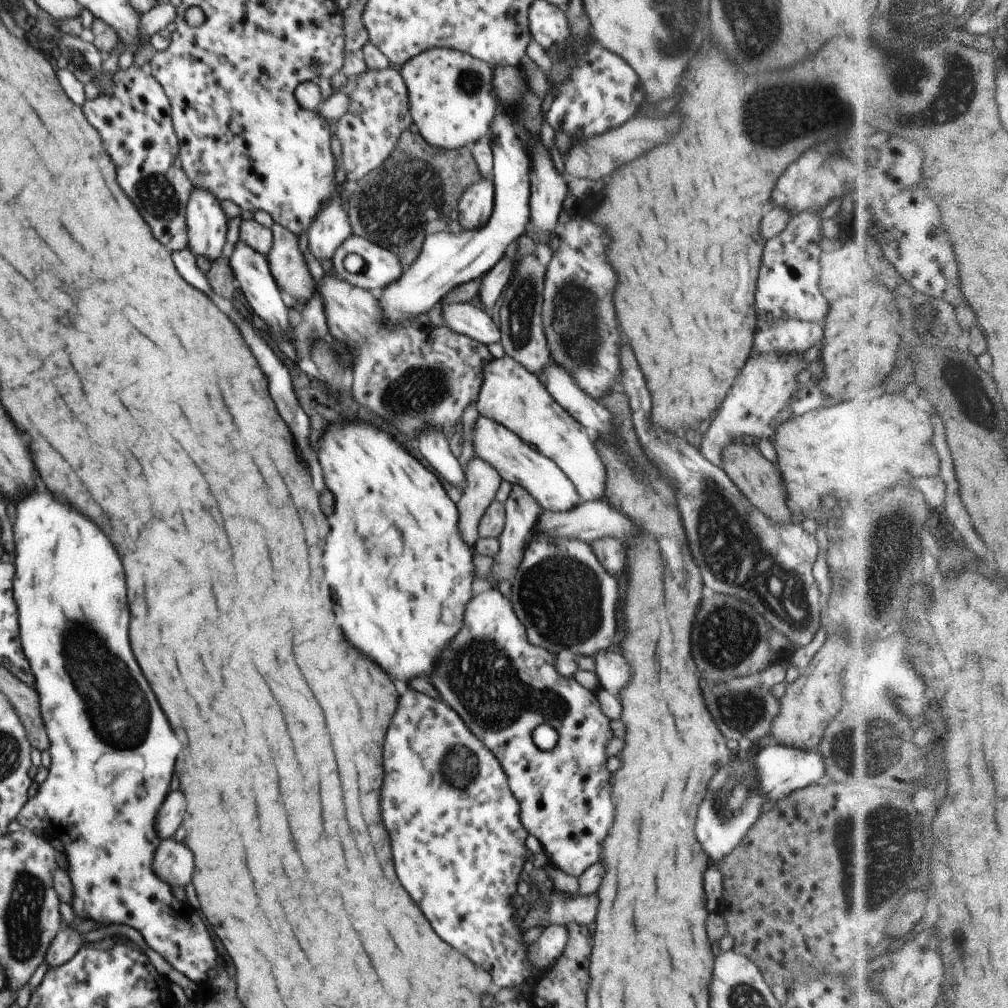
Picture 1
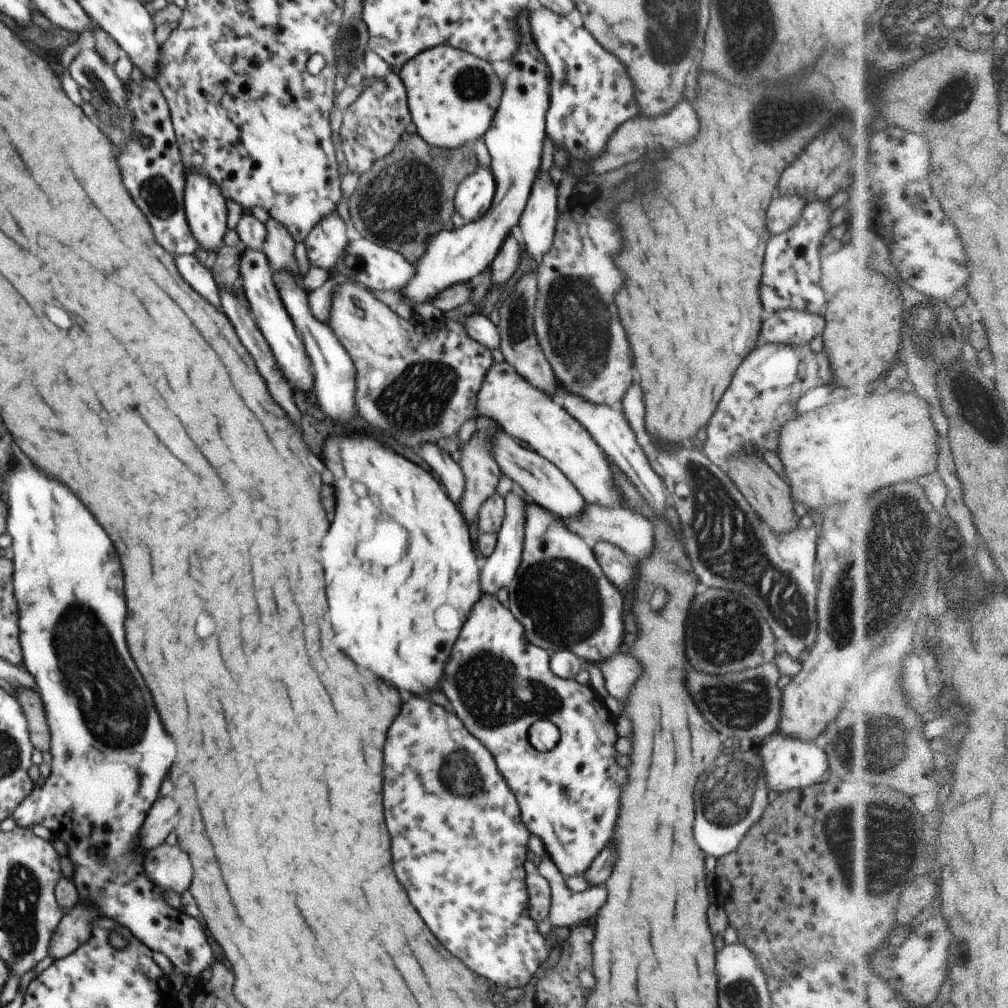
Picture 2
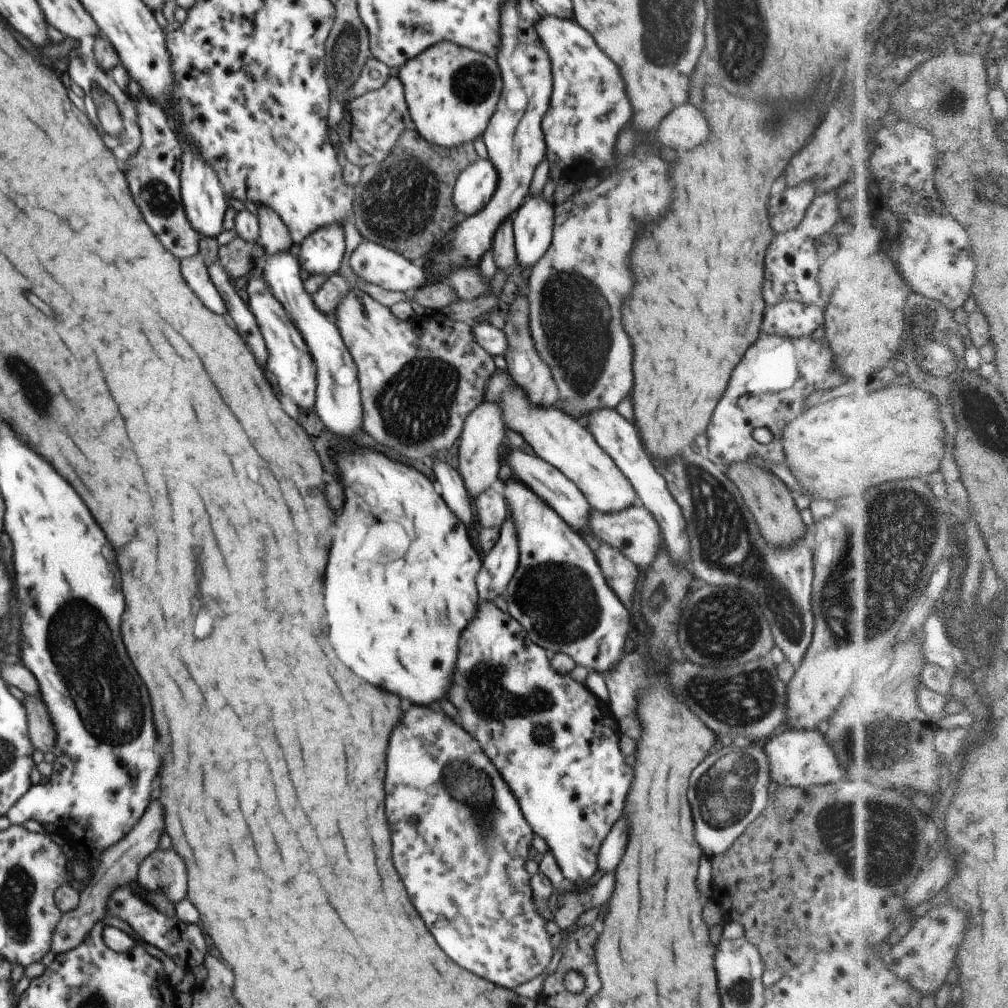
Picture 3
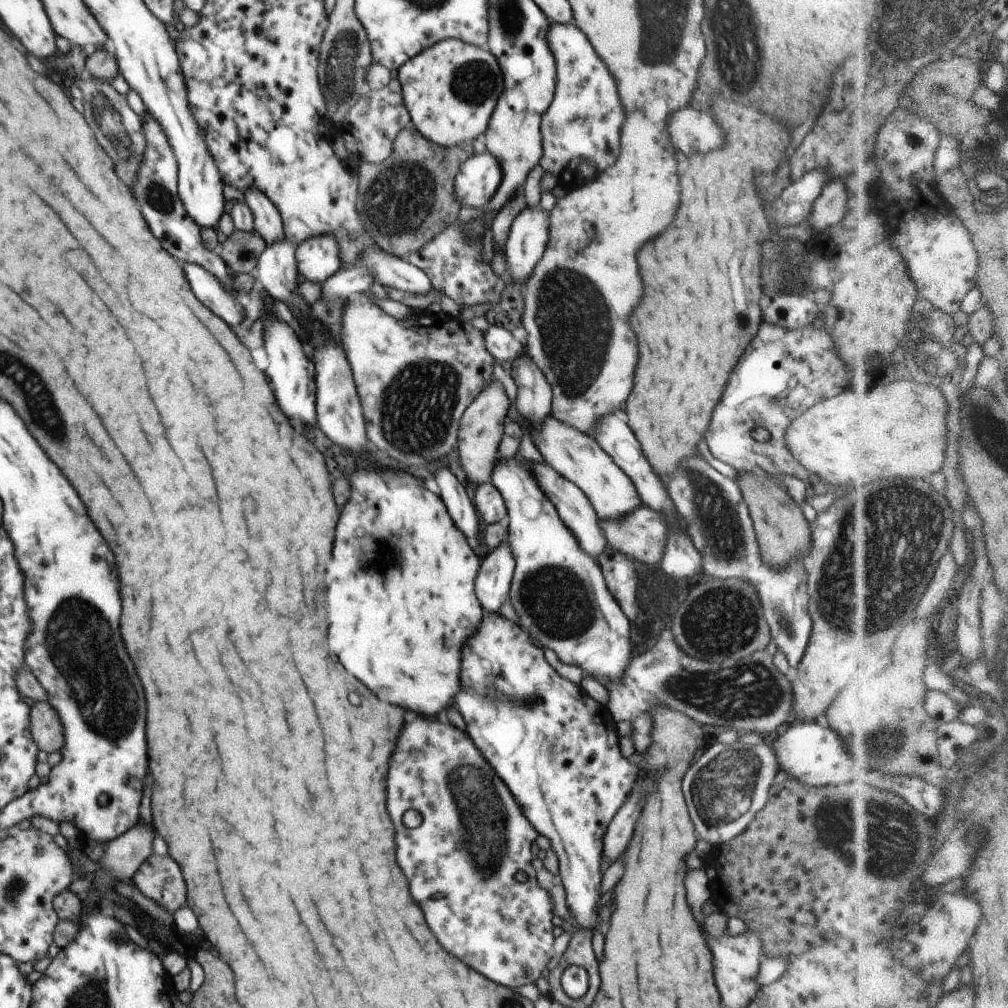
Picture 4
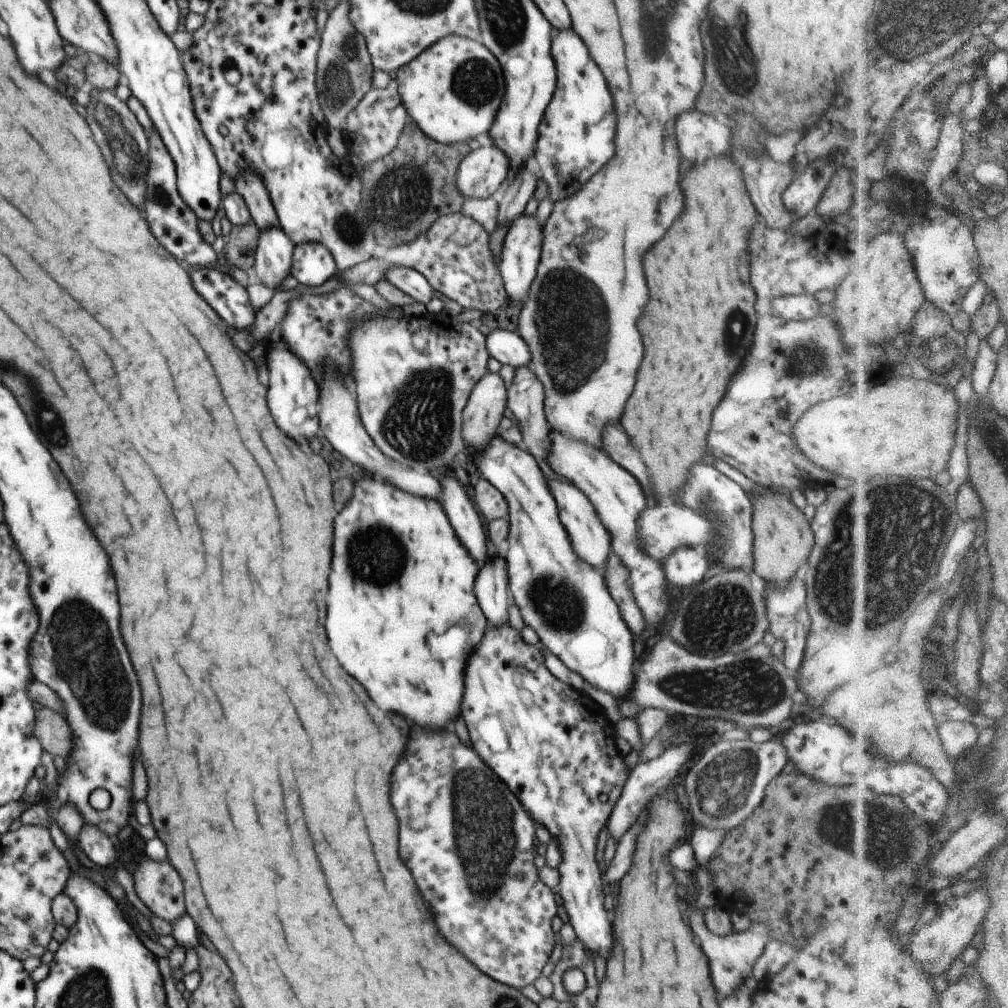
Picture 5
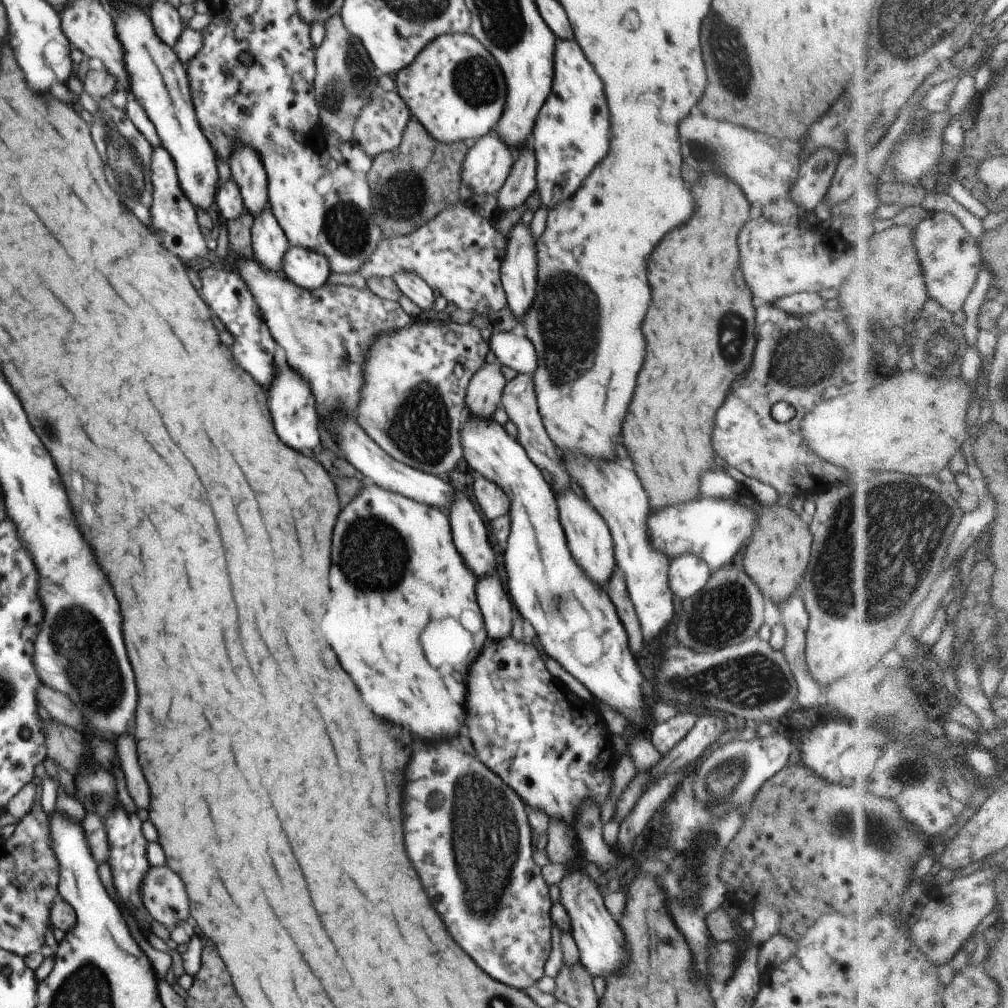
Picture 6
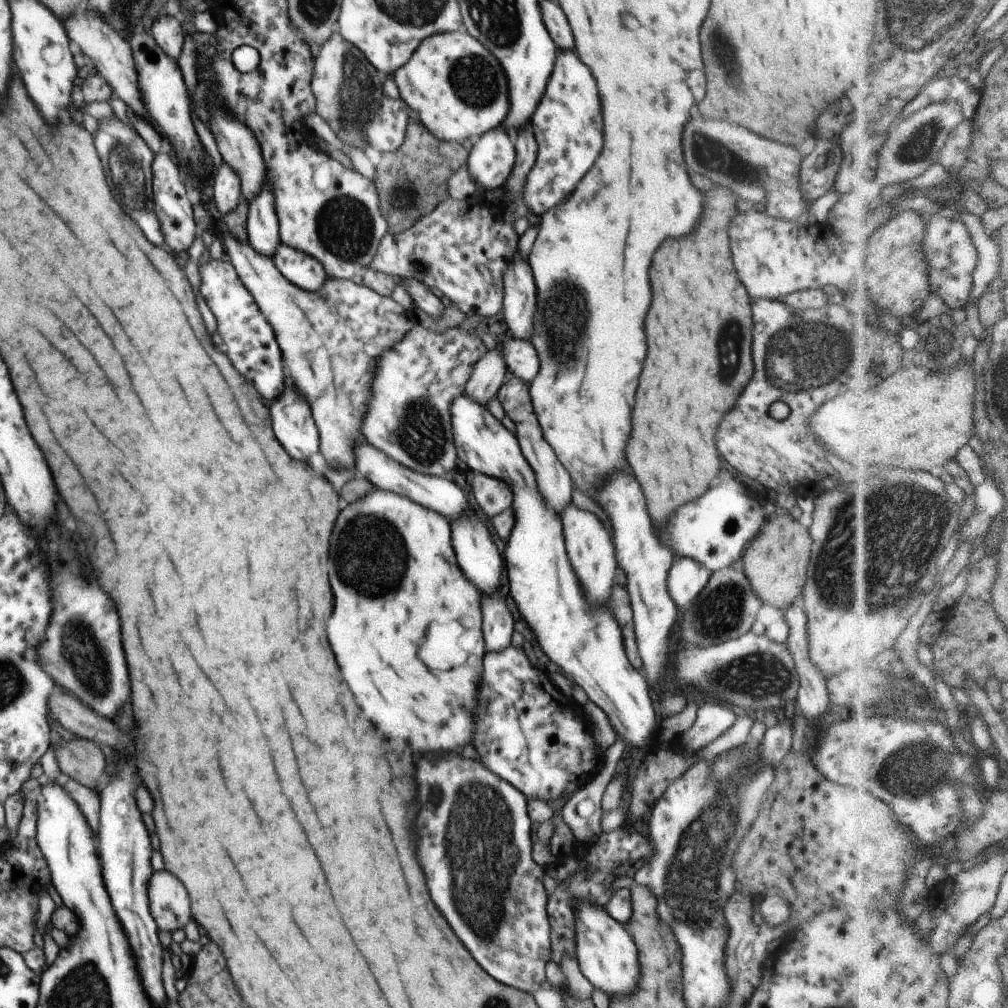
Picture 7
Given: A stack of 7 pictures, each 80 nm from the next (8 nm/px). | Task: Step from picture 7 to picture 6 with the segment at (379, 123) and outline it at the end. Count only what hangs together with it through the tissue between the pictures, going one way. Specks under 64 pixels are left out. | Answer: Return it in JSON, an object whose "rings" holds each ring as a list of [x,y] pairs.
{"rings":[[[380,90],[356,115],[351,143],[371,159],[379,154],[394,150],[400,144],[402,133],[411,117],[410,109],[397,91]]]}

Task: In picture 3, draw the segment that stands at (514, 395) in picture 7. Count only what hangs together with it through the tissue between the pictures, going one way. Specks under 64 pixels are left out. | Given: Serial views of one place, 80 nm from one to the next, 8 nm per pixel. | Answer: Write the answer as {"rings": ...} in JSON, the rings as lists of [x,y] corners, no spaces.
{"rings":[[[522,294],[510,304],[510,312],[503,328],[507,338],[505,360],[510,376],[528,395],[530,402],[541,407],[553,405],[559,398],[559,390],[550,367],[542,360],[535,347],[535,342],[528,330],[528,296]]]}

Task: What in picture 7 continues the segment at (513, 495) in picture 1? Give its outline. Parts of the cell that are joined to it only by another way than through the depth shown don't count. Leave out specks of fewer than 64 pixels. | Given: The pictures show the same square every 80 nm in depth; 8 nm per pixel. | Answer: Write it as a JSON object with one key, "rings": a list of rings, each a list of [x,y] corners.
{"rings":[[[499,591],[481,594],[483,635],[486,651],[501,651],[511,644],[514,632],[514,618]]]}

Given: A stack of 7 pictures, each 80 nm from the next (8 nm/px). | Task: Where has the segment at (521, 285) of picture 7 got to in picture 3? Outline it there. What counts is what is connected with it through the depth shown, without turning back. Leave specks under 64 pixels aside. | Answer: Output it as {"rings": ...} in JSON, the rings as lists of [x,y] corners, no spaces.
{"rings":[[[542,193],[530,195],[528,202],[512,214],[511,219],[517,250],[517,262],[524,266],[533,267],[546,254],[550,246],[553,237],[553,224],[555,223],[555,204],[546,201]]]}

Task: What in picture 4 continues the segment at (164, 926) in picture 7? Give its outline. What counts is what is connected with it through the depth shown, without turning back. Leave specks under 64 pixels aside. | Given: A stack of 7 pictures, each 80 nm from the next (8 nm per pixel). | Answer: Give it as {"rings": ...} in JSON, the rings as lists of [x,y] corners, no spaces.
{"rings":[[[152,853],[137,868],[132,881],[142,894],[171,913],[186,904],[186,884],[182,880],[180,866],[168,854],[158,856]]]}

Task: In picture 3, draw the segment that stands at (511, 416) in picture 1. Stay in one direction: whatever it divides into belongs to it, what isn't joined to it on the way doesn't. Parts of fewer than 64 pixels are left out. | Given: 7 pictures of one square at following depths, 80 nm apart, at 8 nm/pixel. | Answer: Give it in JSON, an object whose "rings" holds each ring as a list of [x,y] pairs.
{"rings":[[[496,368],[484,387],[484,402],[496,403],[503,412],[507,430],[522,435],[535,454],[560,469],[580,489],[592,509],[603,513],[618,512],[637,503],[636,491],[614,461],[596,442],[581,420],[553,405],[541,407],[530,402],[527,392],[517,384],[508,371]]]}

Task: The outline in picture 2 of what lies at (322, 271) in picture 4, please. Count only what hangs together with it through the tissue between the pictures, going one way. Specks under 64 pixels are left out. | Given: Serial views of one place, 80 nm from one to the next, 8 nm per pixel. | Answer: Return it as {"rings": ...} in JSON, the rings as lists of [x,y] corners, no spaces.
{"rings":[[[337,212],[320,220],[304,241],[310,267],[335,271],[336,264],[345,257],[350,232]]]}

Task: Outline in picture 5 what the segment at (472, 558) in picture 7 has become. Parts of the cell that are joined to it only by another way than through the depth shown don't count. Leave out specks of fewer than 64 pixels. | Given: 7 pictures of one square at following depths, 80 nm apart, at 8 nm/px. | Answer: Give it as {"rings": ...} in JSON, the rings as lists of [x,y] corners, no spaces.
{"rings":[[[452,473],[443,474],[439,478],[439,483],[441,484],[440,501],[456,536],[477,560],[479,566],[482,566],[485,562],[480,560],[486,558],[486,532],[482,518],[476,512],[474,504],[456,476]]]}

